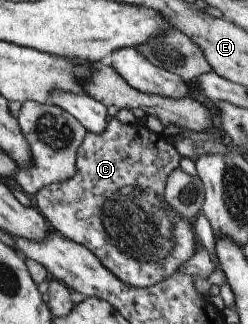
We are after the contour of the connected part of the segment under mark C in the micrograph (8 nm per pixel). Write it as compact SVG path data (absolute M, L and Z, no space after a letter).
M110 118L103 134L87 131L83 144L77 150L77 172L67 182L45 185L35 193L35 206L53 231L88 248L105 268L109 268L127 286L150 287L167 280L177 273L179 266L193 258L199 248L194 223L181 222L177 214L165 202L165 187L169 174L180 168L181 156L175 146L162 134L145 125L121 124Z

